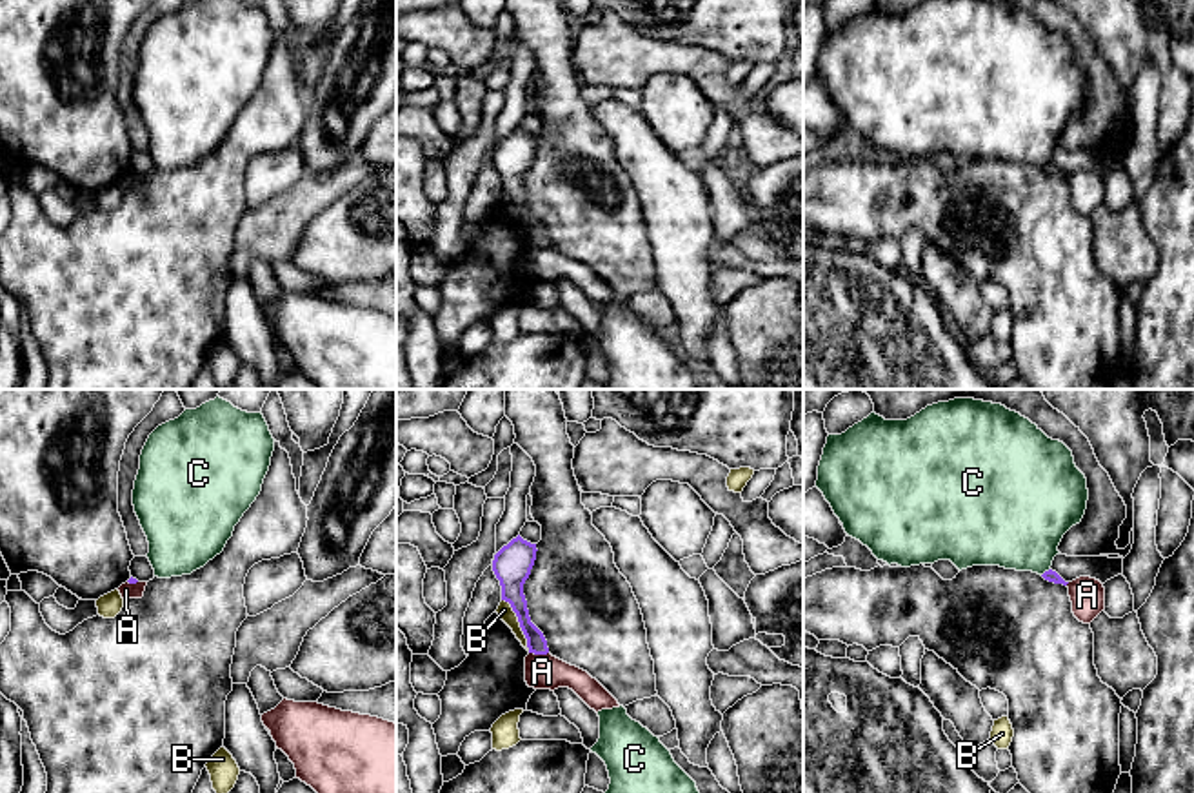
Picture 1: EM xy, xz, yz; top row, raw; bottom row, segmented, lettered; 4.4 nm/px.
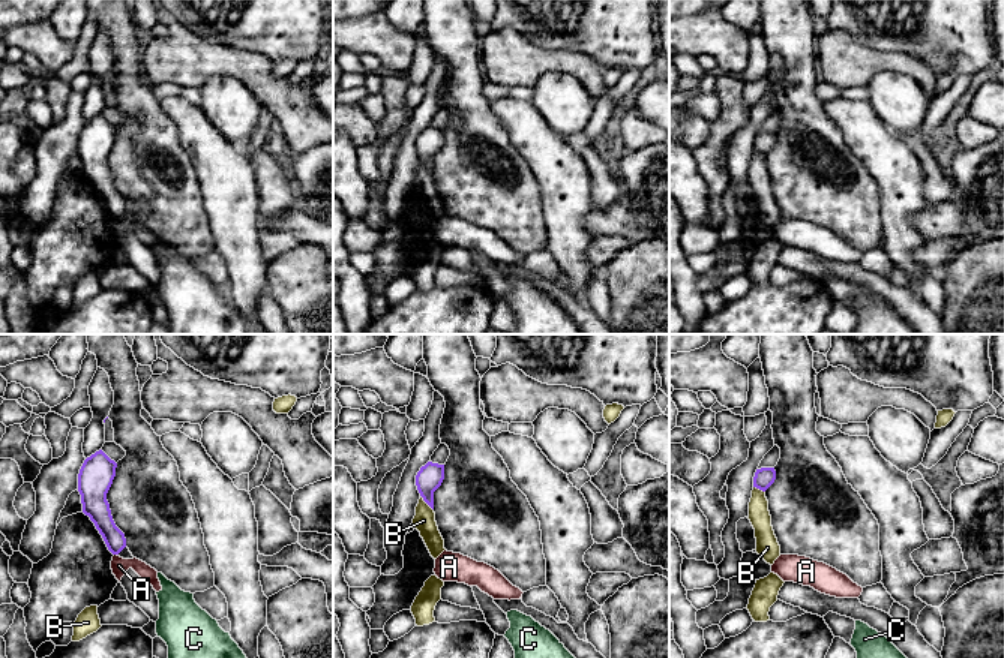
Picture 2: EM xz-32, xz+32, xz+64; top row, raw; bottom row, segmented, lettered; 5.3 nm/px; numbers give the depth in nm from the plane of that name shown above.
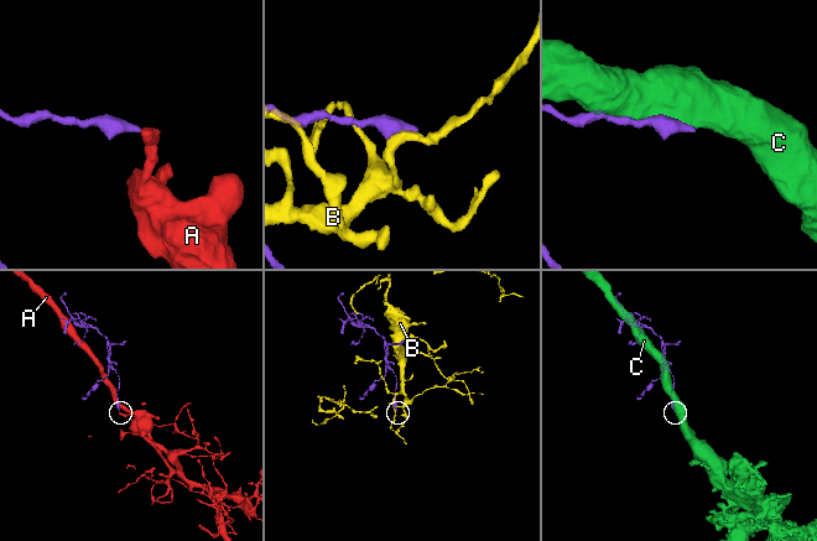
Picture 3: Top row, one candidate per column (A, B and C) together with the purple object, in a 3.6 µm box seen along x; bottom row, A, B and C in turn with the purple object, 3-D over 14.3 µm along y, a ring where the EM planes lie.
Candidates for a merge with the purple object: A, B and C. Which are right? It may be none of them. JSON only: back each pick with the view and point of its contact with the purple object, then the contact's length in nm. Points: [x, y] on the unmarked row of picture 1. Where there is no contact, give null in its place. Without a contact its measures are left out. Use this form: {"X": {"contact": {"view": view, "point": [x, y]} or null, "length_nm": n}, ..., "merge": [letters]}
{"merge": []}

